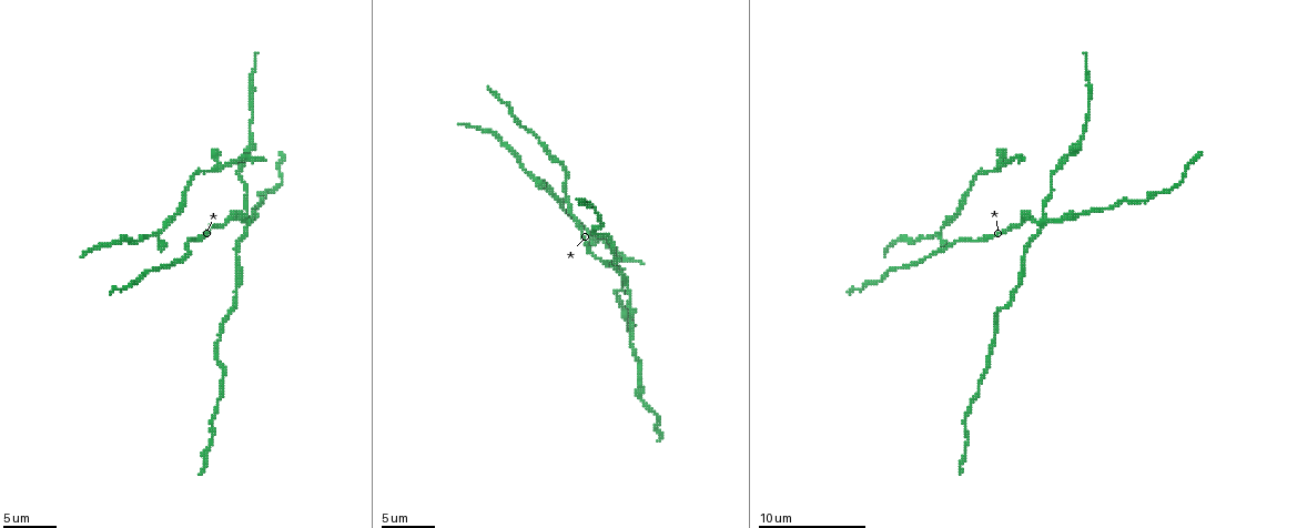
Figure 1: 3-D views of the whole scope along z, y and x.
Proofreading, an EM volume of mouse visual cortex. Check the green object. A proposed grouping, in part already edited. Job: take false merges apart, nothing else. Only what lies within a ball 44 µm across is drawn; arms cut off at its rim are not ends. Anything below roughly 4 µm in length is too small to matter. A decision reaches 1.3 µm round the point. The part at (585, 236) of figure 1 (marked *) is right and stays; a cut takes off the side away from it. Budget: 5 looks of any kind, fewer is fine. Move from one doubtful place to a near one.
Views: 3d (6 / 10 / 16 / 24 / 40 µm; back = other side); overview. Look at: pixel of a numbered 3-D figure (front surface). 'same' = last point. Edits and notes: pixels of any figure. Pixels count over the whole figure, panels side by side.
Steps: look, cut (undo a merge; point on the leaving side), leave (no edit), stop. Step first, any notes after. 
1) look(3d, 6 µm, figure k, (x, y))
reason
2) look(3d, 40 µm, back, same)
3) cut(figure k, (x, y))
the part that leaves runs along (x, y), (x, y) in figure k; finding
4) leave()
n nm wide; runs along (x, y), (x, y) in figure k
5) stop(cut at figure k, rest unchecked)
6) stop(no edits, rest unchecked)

look(3d, 10 µm, figure 1, (184, 195))
thick turns thin

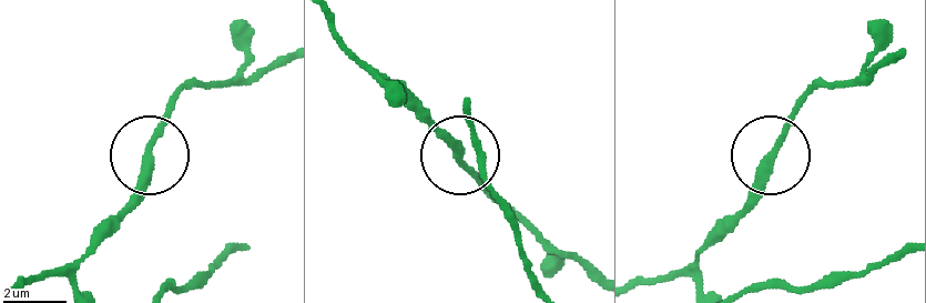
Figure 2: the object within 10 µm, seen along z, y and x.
leave()
260 nm wide; runs along (706, 290), (704, 250), (815, 86) in figure 2; one neuron here

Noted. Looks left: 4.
look(3d, 6 µm, figure 1, (155, 232))
branch point

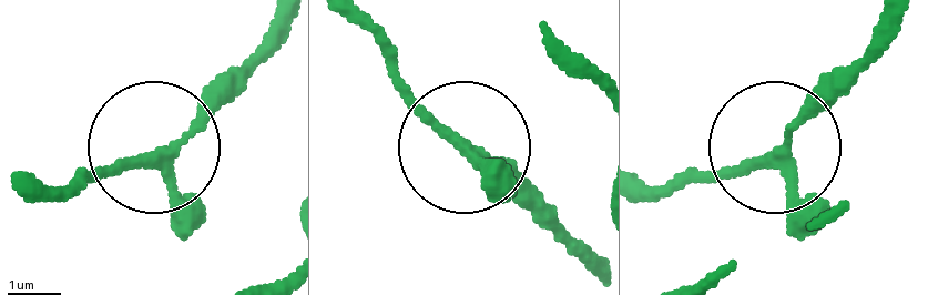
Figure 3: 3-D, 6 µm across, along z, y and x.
leave()
all the same neuron

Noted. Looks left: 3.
look(3d, 6 µm, figure 1, (244, 227))
four-way junction

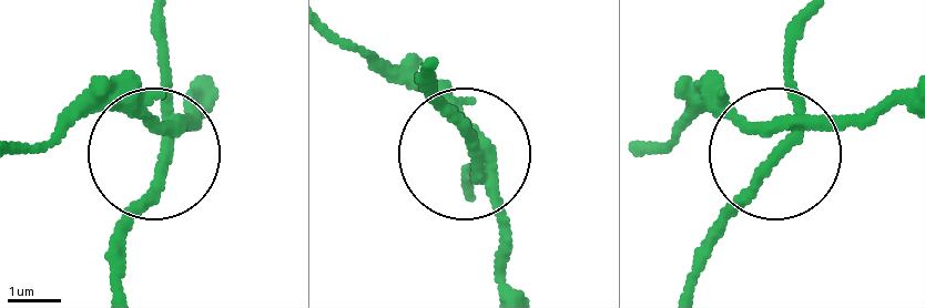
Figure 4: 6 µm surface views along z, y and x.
cut(figure 4, (151, 190))
side arm 20 µm; the part that leaves runs along (798, 131), (710, 245), (697, 285) in figure 4; a second neuron is stuck on

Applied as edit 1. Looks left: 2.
stop(cut at figure 4, rest unchecked)

